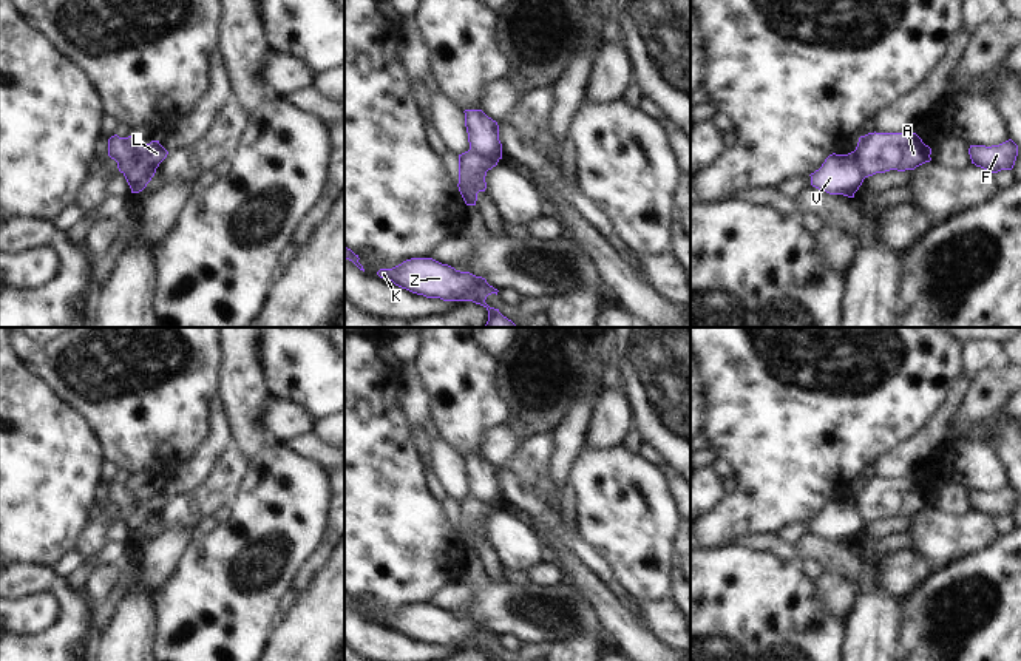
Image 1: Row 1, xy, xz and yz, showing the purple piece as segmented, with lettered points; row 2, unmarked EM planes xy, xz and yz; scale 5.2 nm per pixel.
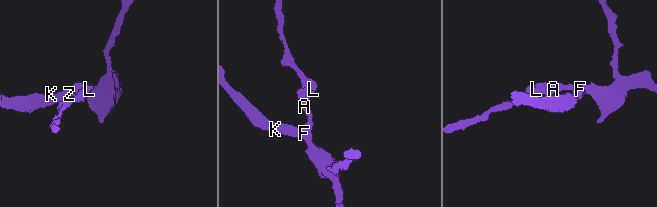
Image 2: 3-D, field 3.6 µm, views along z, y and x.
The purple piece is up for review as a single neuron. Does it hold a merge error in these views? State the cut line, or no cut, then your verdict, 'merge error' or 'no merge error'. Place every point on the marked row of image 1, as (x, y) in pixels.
cut xy (142, 144), (139, 158), (124, 173); merge error

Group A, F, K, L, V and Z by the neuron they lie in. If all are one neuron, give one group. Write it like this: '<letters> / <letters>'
A F K Z / L V

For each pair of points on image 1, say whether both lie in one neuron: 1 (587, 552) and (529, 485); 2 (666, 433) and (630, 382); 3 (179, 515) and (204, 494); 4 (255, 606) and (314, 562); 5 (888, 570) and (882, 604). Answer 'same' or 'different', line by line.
1: same
2: same
3: same
4: different
5: different

